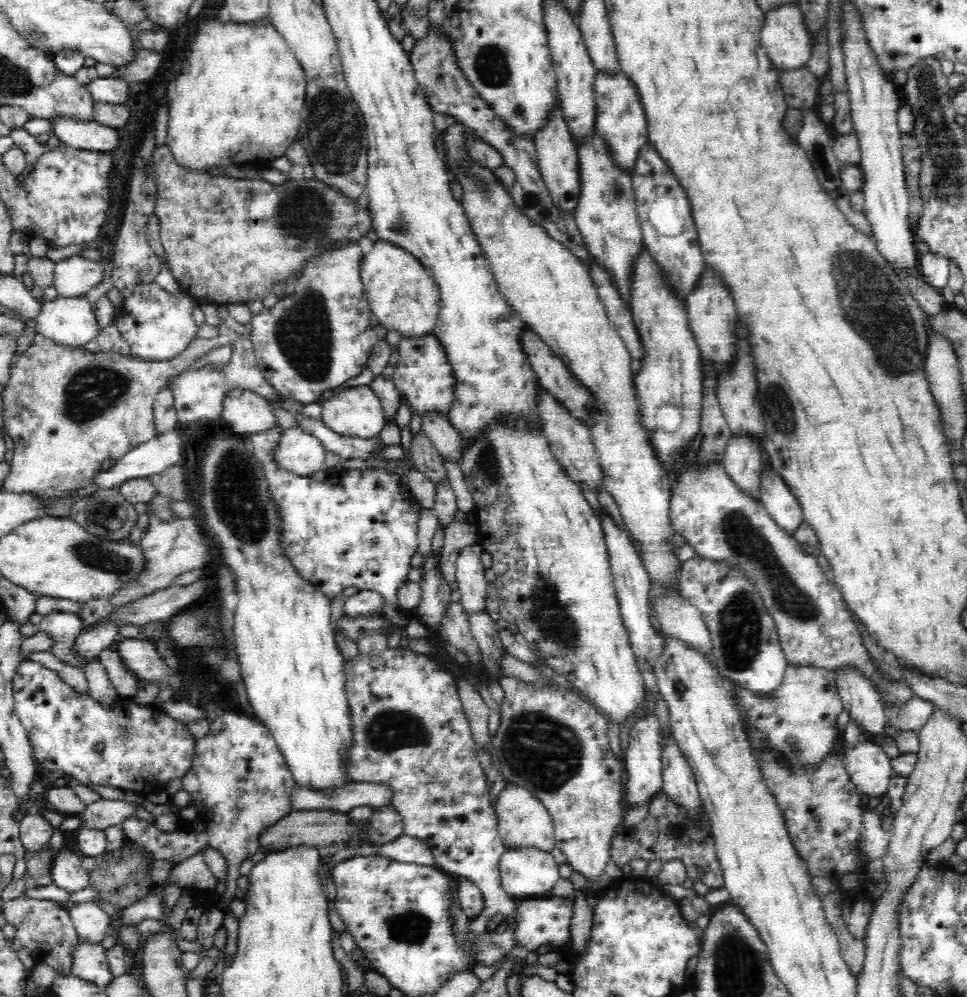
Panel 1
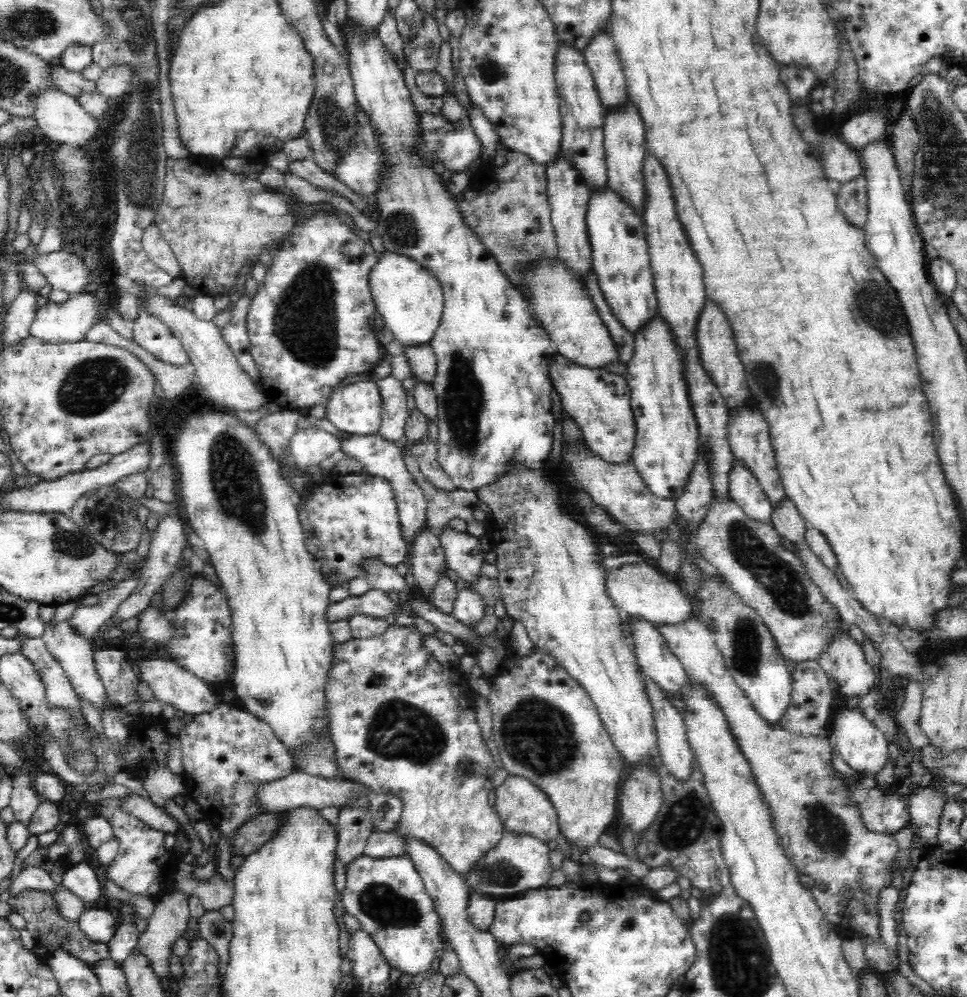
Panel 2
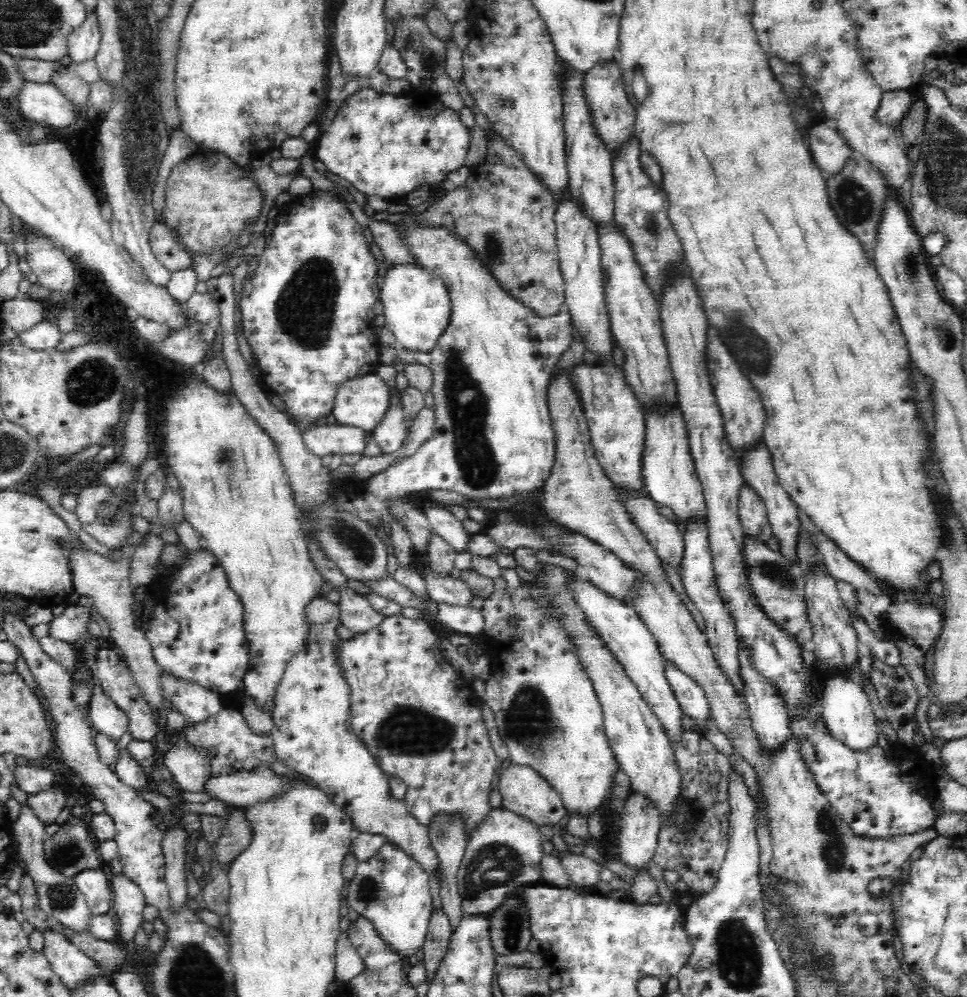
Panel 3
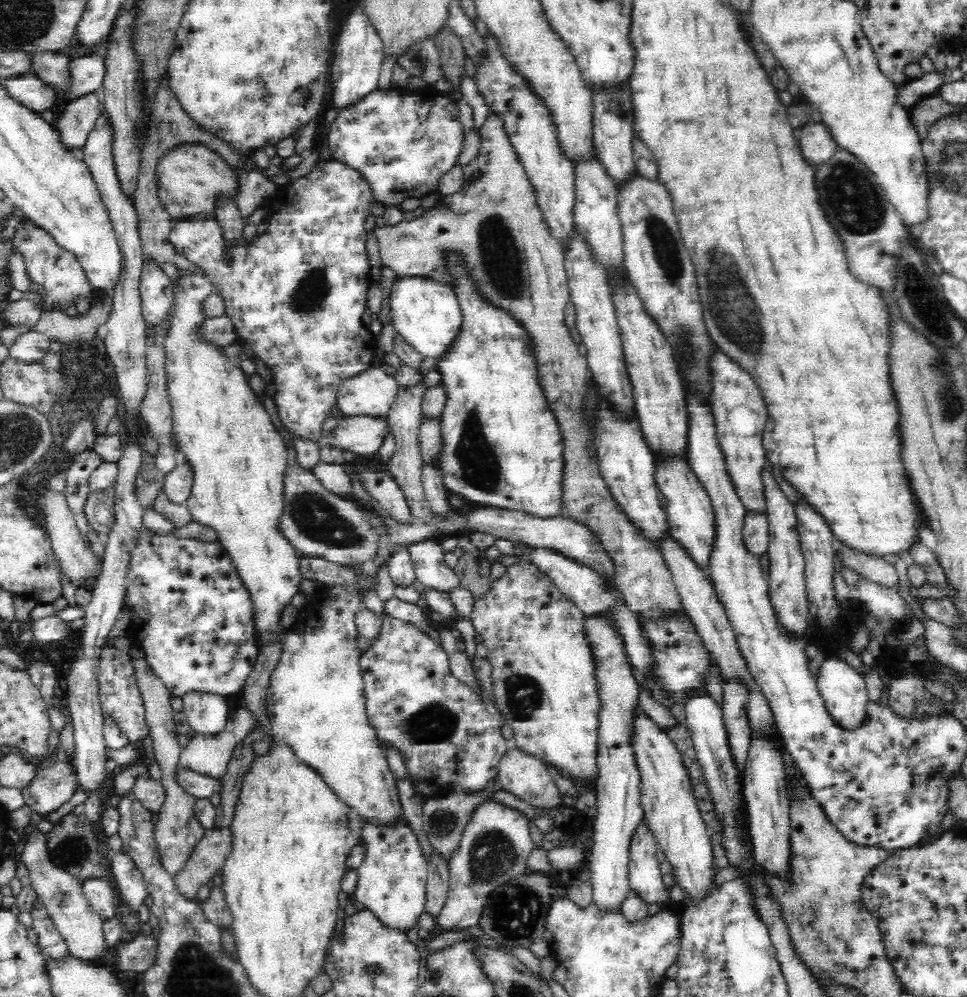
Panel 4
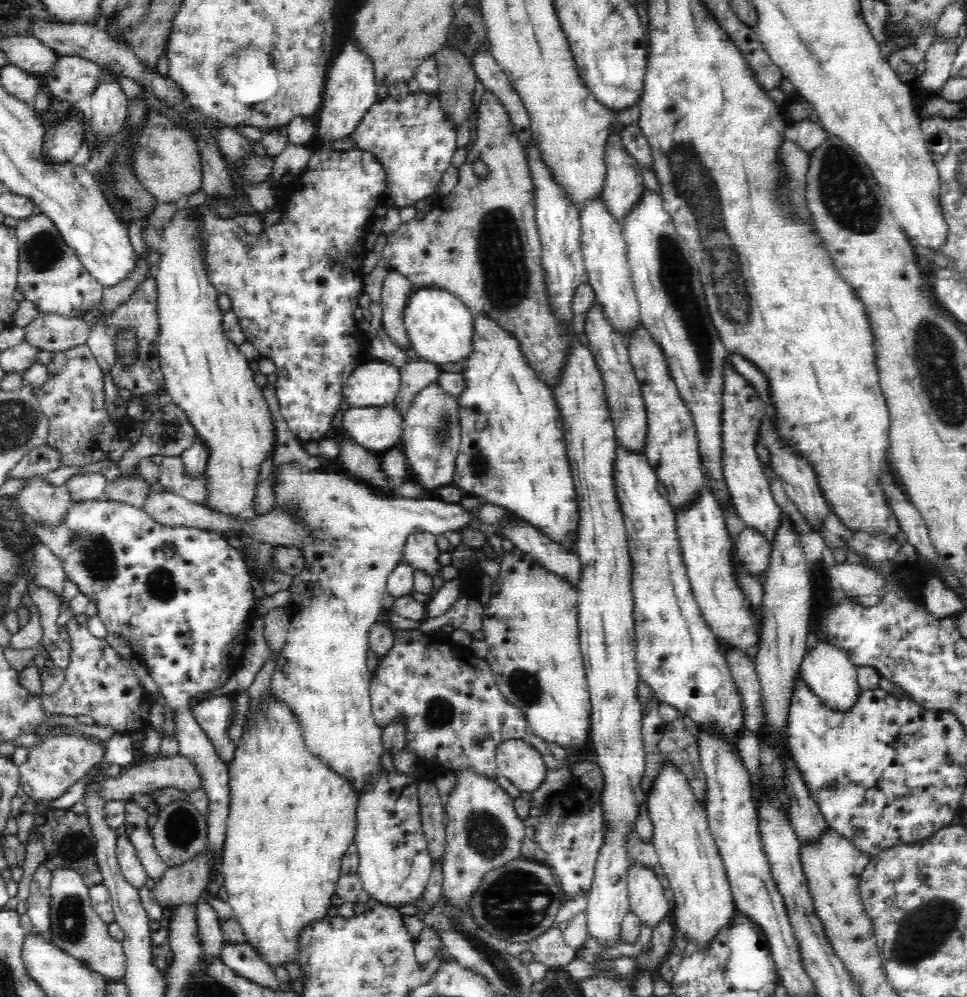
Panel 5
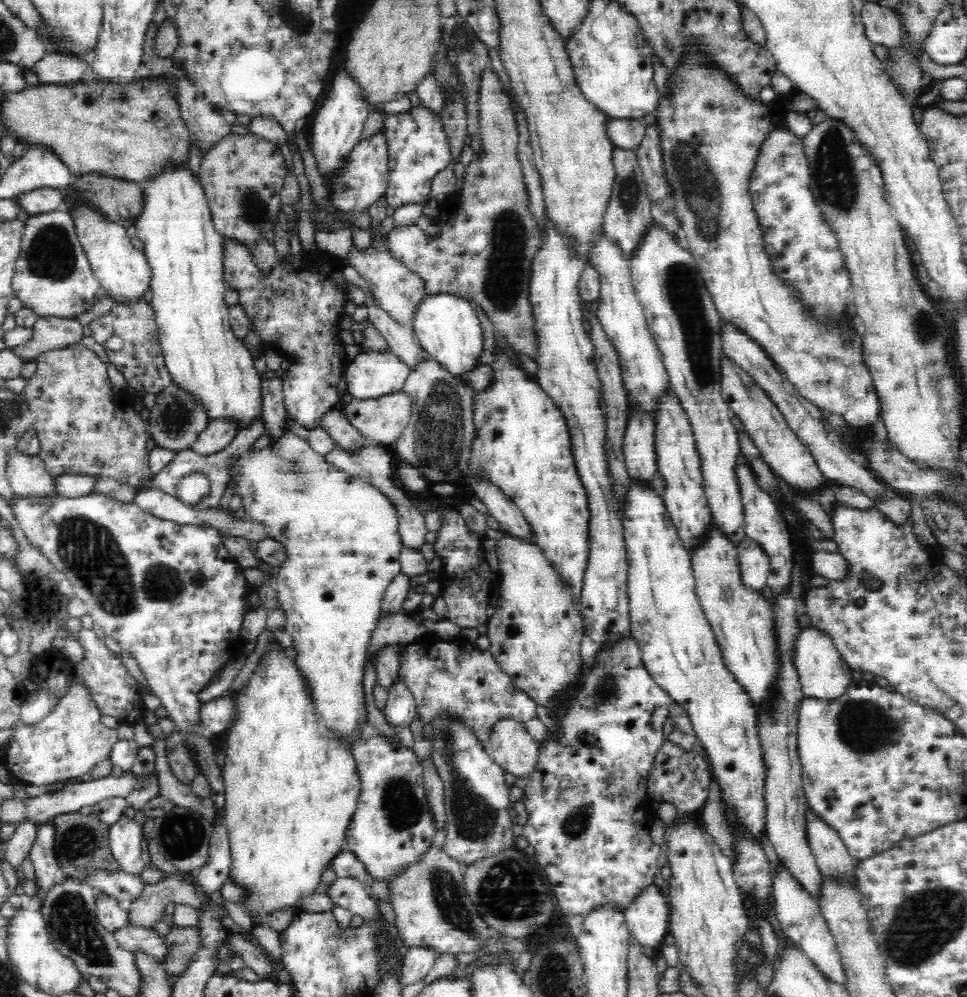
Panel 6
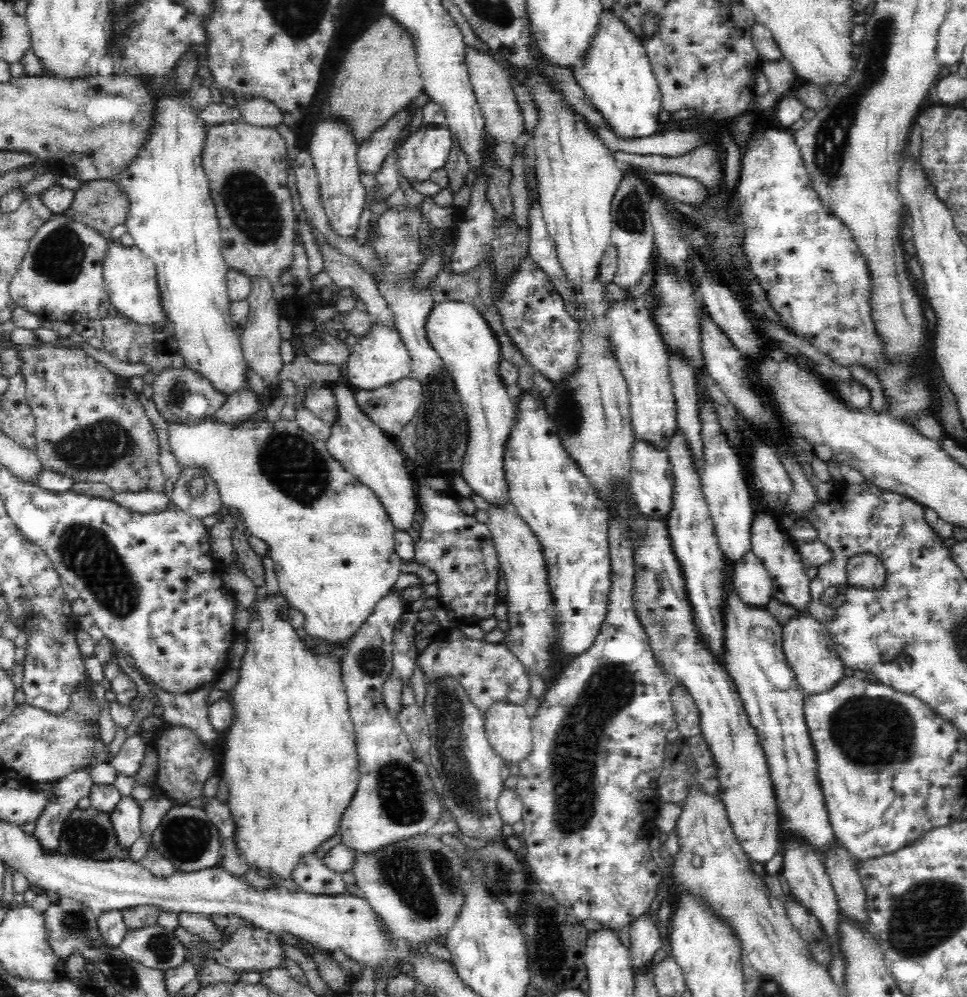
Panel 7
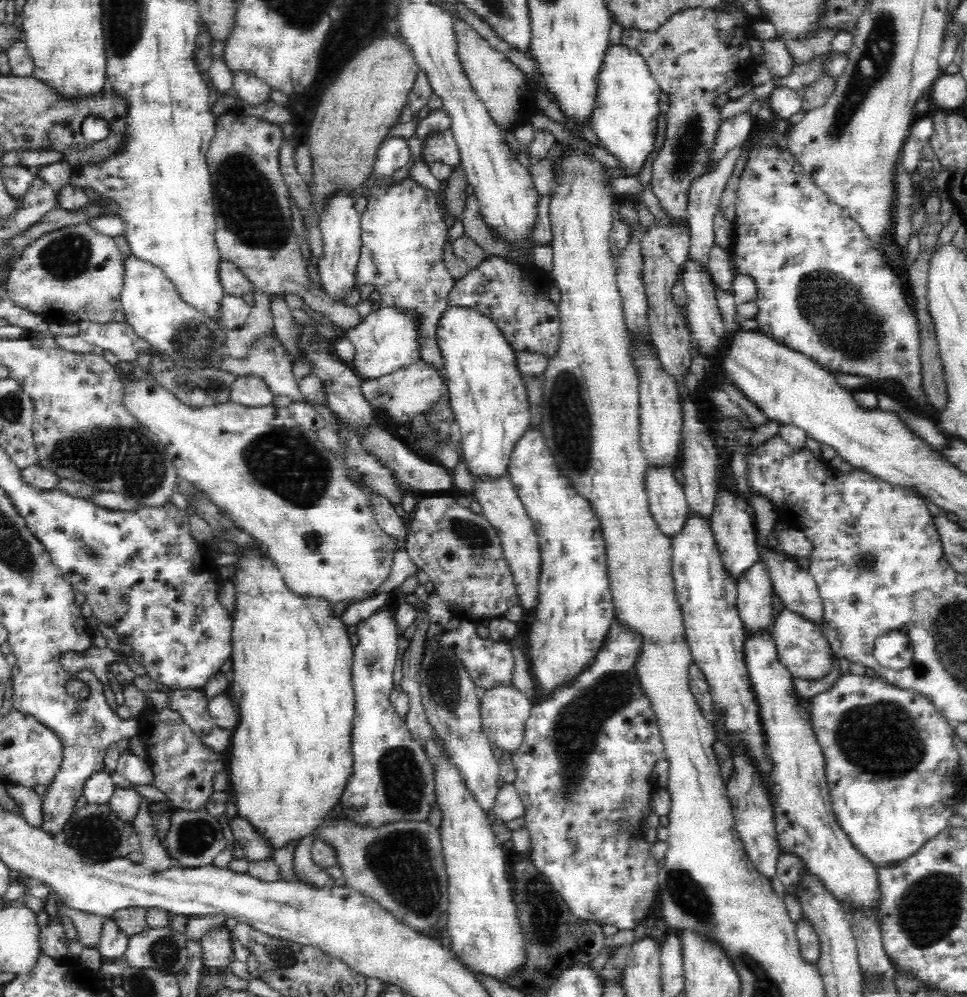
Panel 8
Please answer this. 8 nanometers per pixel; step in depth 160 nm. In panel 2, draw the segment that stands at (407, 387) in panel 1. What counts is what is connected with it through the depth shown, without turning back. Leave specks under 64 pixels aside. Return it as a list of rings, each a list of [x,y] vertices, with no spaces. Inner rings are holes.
[[[426,342],[418,346],[405,345],[402,355],[410,365],[410,378],[414,378],[415,384],[428,383],[433,386],[437,358],[431,343]]]

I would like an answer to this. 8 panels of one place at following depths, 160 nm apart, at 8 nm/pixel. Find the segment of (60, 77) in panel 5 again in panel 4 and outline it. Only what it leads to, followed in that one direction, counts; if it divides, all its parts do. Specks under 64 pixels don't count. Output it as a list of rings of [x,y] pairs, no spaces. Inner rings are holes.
[[[100,51],[82,56],[70,62],[71,85],[66,91],[66,98],[71,101],[79,96],[100,91],[105,75],[104,56]]]

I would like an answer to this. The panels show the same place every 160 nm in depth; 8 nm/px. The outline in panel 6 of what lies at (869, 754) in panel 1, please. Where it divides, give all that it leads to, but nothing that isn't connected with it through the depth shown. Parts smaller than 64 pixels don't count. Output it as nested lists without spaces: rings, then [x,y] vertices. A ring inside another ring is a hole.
[[[811,626],[800,628],[793,638],[791,663],[796,669],[802,692],[809,700],[832,700],[844,694],[853,678],[852,670],[842,660],[830,635]]]

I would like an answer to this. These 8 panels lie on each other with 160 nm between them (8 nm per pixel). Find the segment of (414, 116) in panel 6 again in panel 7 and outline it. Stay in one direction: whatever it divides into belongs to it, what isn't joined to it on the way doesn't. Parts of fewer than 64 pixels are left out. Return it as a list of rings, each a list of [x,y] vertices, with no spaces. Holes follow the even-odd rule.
[[[425,126],[410,133],[398,146],[400,176],[410,184],[429,180],[434,170],[441,169],[453,146],[451,132],[445,126]]]

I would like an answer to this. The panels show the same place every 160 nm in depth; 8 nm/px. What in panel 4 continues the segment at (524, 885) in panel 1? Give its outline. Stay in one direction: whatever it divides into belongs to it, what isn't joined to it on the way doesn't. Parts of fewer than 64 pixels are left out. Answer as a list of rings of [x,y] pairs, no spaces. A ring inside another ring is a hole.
[[[493,799],[481,804],[472,813],[472,818],[462,833],[460,846],[450,859],[450,890],[435,925],[449,929],[479,925],[484,906],[487,906],[492,892],[518,878],[518,875],[529,872],[527,860],[534,848],[530,823],[520,811]]]

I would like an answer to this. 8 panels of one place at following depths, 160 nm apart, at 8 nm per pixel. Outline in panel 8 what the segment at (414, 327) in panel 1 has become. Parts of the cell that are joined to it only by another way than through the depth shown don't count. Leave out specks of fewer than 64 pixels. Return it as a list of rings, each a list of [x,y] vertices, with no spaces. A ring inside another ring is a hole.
[[[449,306],[438,322],[436,334],[449,404],[462,434],[459,449],[462,460],[472,476],[502,478],[508,472],[511,452],[522,436],[529,432],[531,421],[526,378],[516,365],[516,350],[490,317],[470,308]]]

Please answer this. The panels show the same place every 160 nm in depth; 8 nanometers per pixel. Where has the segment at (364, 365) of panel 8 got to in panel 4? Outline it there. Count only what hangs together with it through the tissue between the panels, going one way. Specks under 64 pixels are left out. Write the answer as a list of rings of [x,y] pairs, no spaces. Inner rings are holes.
[[[370,367],[347,378],[337,392],[339,417],[370,416],[387,420],[399,388],[387,368]]]

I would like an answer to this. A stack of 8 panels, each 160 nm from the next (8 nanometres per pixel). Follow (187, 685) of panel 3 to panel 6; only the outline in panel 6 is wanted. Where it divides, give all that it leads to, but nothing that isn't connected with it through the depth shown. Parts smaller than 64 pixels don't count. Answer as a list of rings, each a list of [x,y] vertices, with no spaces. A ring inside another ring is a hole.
[[[231,694],[201,703],[199,709],[200,723],[208,734],[220,734],[228,730],[234,722],[236,705]]]

